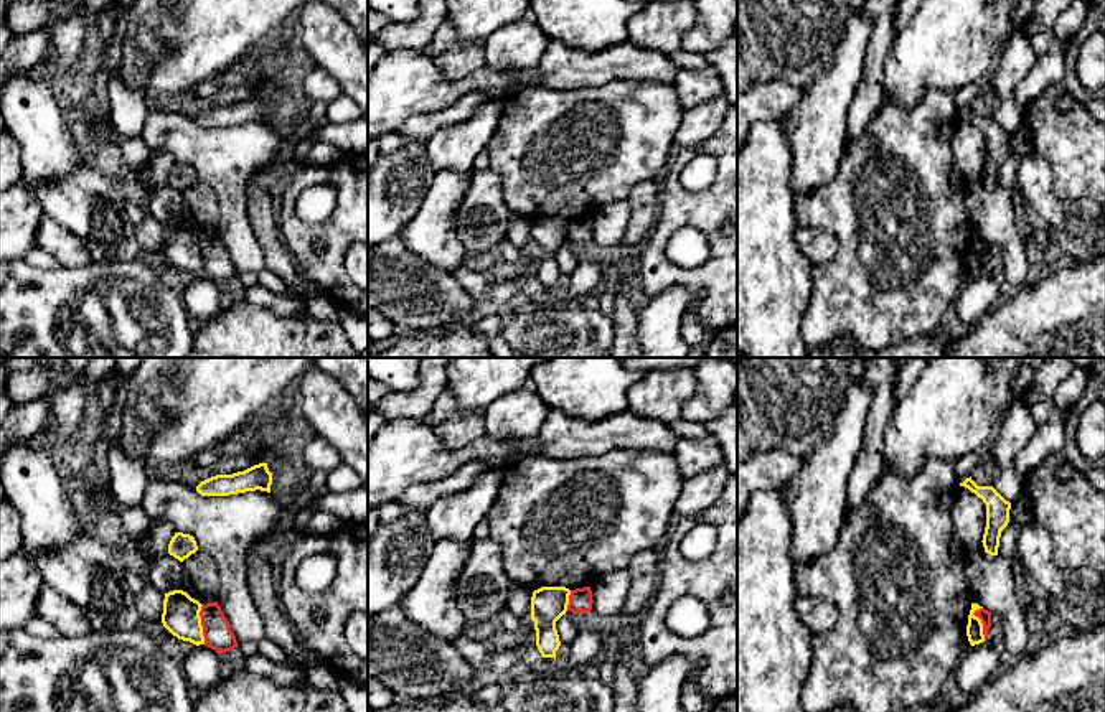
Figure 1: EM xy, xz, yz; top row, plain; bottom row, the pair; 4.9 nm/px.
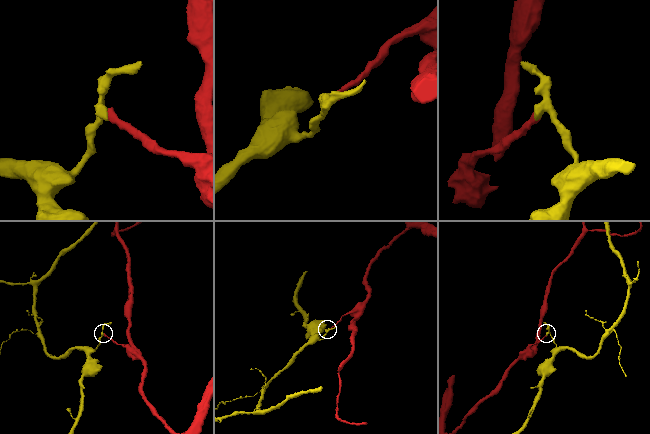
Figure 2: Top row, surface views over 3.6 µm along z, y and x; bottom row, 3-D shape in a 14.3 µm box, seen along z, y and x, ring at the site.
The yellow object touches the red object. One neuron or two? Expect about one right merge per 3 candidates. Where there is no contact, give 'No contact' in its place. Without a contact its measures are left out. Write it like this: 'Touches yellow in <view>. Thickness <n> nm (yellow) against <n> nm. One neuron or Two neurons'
Touches yellow in xy. Thickness 180 nm (yellow) against 140 nm. Two neurons

